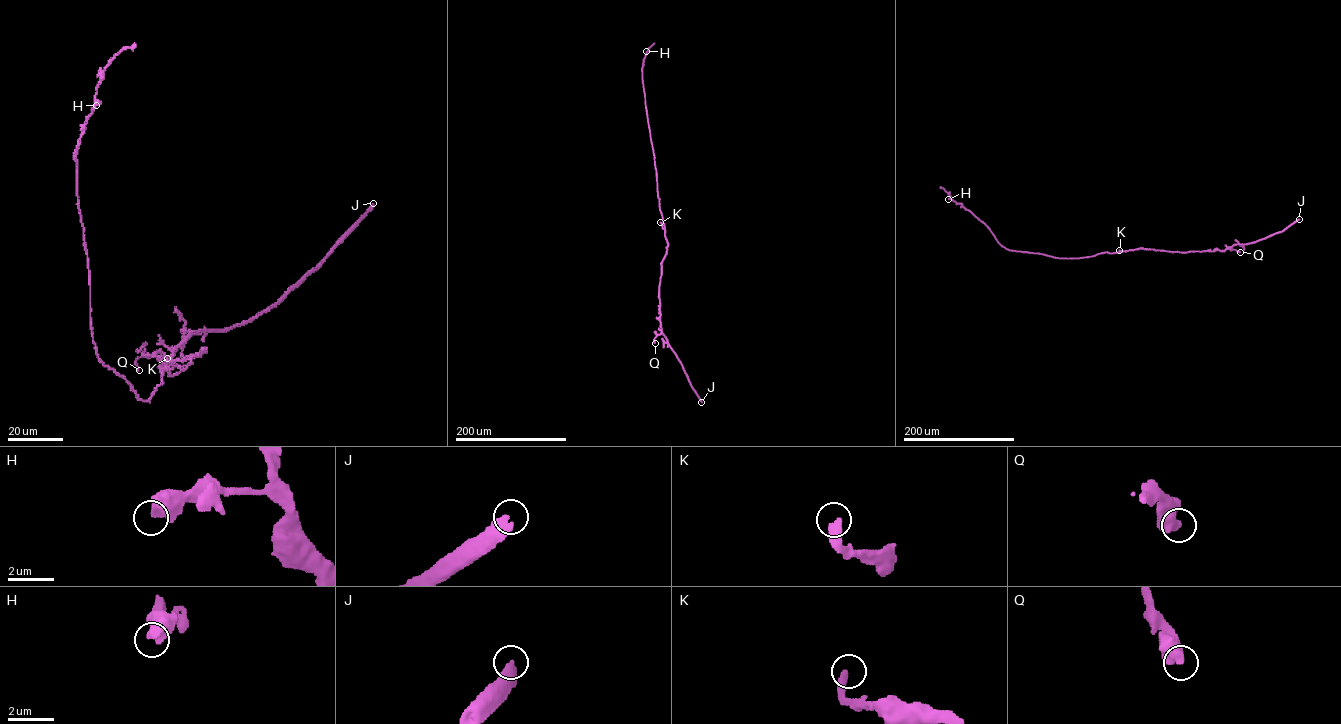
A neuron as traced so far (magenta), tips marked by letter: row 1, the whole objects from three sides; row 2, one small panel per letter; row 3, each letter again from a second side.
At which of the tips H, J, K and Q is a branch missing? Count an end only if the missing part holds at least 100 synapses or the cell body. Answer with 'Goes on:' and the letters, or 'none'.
Goes on: none

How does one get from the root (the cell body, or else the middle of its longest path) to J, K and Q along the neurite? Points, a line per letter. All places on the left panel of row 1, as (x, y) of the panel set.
J: (178, 372), (205, 351), (160, 365), (190, 334), (270, 308), (373, 203)
K: (178, 372), (190, 364), (178, 366), (167, 358)
Q: (178, 372), (205, 351), (175, 359), (162, 372), (172, 350), (168, 359), (138, 357), (139, 370)

